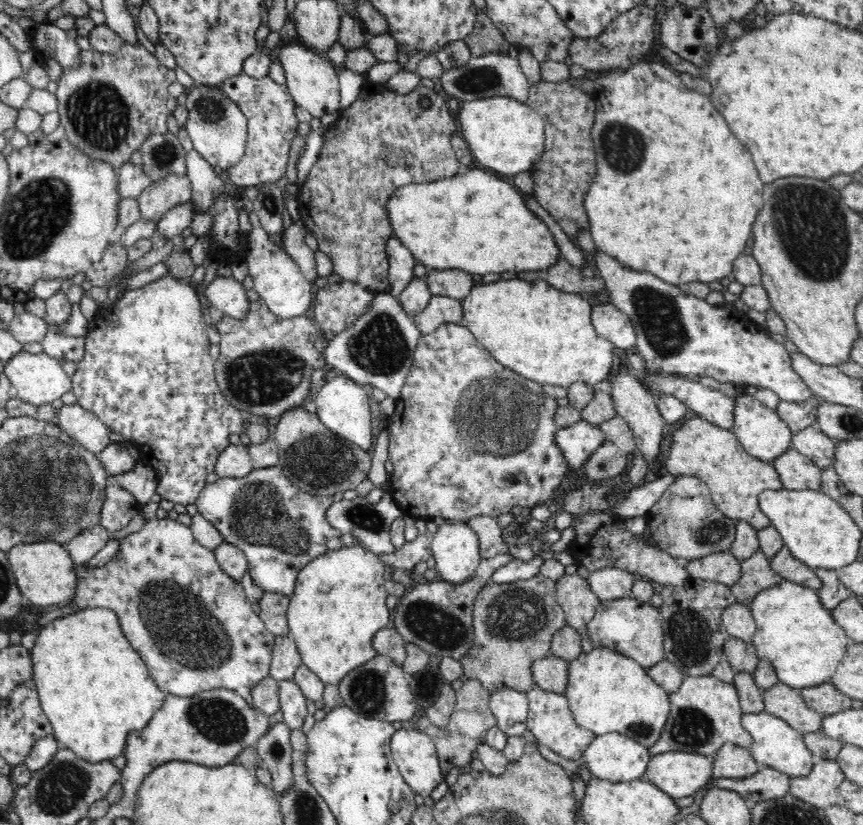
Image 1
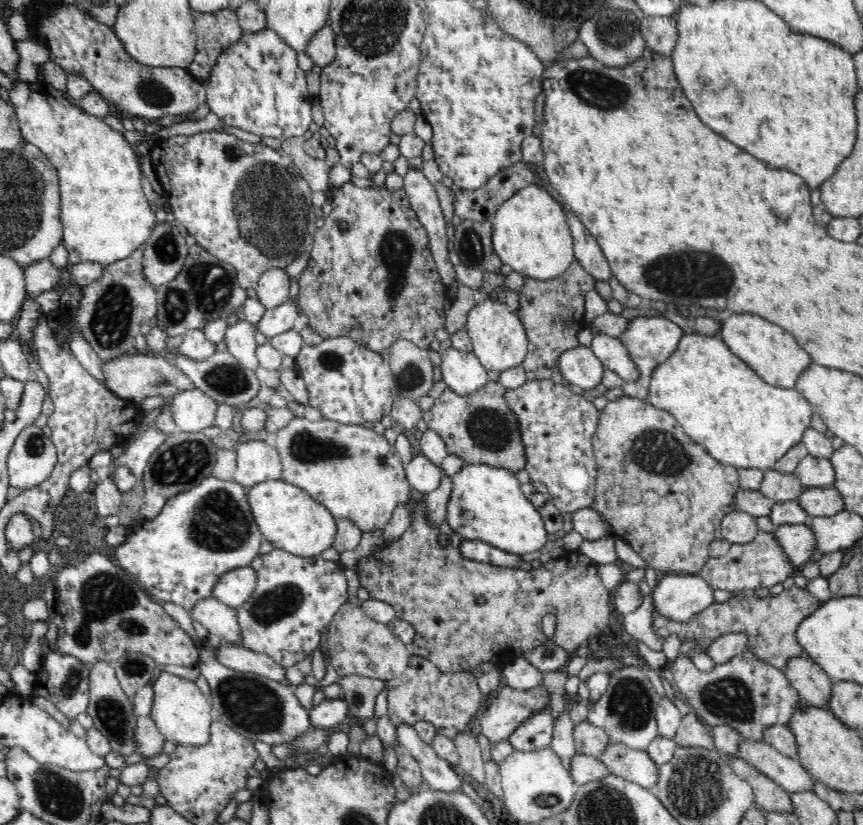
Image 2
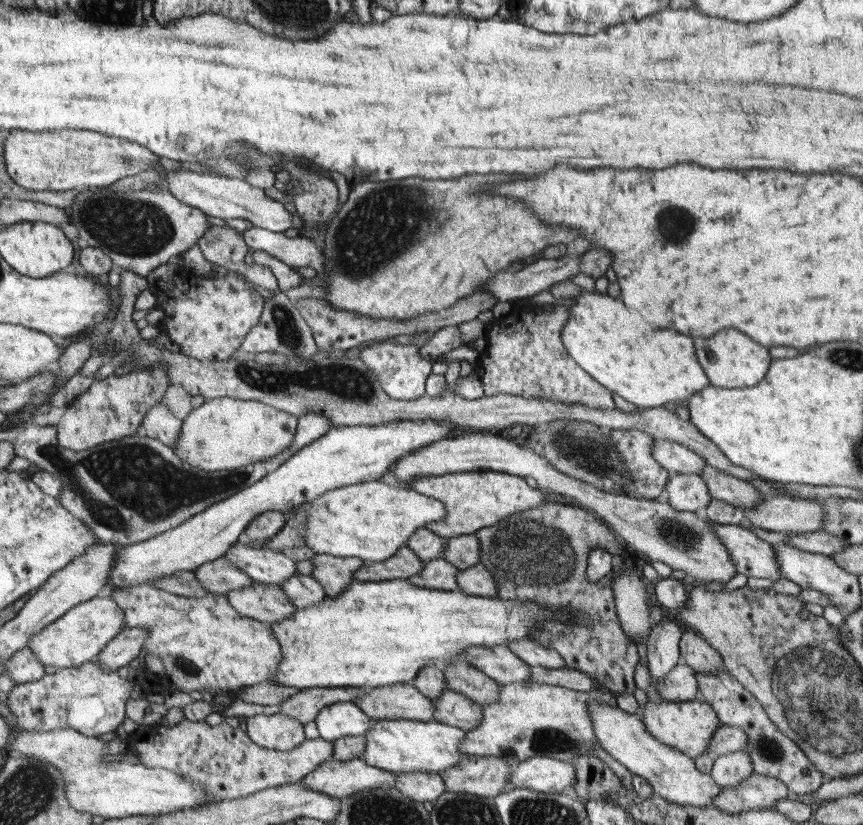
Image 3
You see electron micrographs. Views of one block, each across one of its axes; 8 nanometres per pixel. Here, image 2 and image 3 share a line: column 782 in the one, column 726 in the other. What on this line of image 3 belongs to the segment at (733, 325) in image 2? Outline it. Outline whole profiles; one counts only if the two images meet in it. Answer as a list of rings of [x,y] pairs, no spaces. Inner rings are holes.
[[[723,330],[711,338],[693,338],[693,344],[695,344],[695,354],[701,368],[705,370],[711,386],[717,386],[717,388],[757,386],[767,376],[767,370],[771,368],[771,362],[773,362],[769,356],[769,348],[753,342],[751,338],[735,330]]]

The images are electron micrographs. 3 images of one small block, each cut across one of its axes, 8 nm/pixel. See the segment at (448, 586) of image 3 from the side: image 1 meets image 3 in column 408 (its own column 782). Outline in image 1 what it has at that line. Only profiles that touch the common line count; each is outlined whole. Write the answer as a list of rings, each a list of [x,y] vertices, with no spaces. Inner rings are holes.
[[[754,552],[750,558],[742,560],[740,572],[740,580],[732,586],[732,596],[742,606],[750,606],[762,590],[784,582],[784,578],[770,568],[770,558],[764,556],[764,552]]]

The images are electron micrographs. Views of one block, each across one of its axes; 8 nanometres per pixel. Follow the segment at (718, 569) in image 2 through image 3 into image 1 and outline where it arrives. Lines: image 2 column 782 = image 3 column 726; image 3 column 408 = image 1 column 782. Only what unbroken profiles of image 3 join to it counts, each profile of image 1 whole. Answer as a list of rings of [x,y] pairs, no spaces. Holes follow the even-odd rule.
[[[788,448],[772,466],[780,476],[784,490],[820,490],[822,486],[822,470],[816,468],[810,458],[800,456],[796,448]]]

